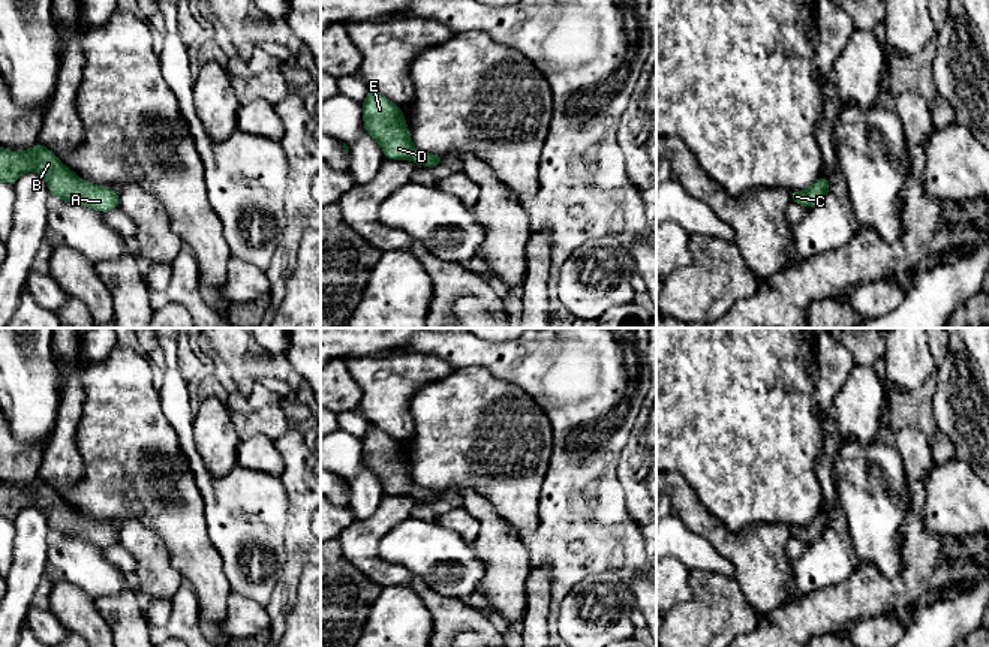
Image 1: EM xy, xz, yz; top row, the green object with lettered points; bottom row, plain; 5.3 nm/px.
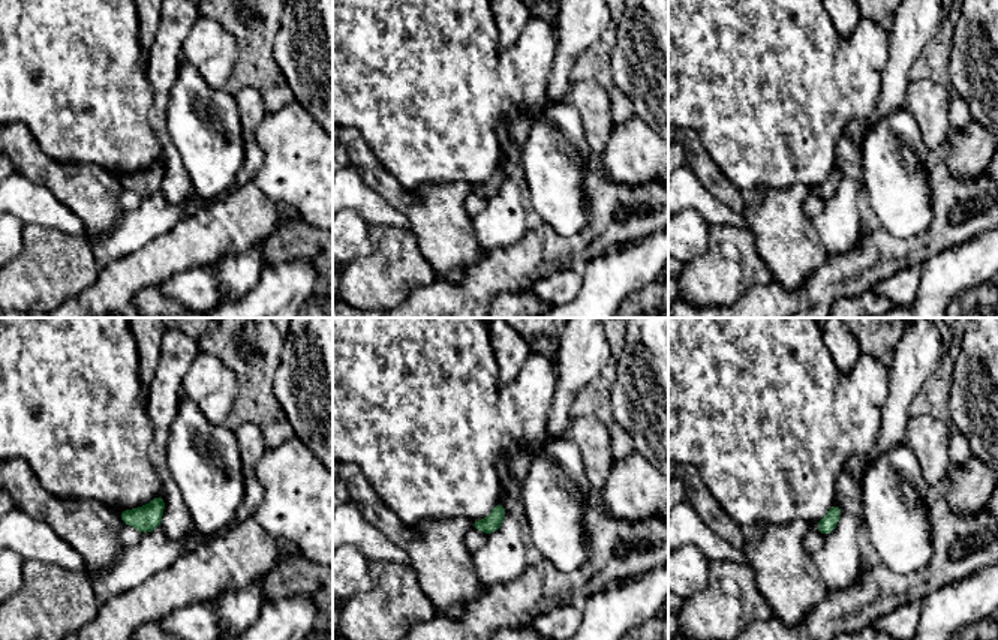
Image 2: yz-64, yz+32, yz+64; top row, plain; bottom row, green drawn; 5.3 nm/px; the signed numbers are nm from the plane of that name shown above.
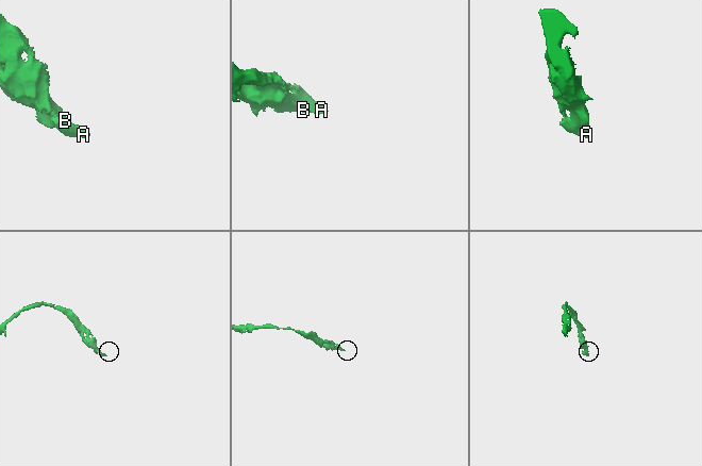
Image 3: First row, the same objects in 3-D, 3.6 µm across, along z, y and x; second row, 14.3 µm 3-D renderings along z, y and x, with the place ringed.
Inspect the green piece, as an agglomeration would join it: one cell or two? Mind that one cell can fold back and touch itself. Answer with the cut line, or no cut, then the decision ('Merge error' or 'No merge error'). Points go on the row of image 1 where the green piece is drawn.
No split. No merge error

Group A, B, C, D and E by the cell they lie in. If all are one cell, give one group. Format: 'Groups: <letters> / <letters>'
Groups: A B C D E

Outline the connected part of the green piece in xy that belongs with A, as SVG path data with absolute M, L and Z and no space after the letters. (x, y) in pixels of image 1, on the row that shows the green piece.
M39 141L30 150L21 151L7 151L0 147L0 181L15 184L28 171L36 171L45 178L51 196L81 202L100 213L118 208L120 199L114 189L81 180Z

